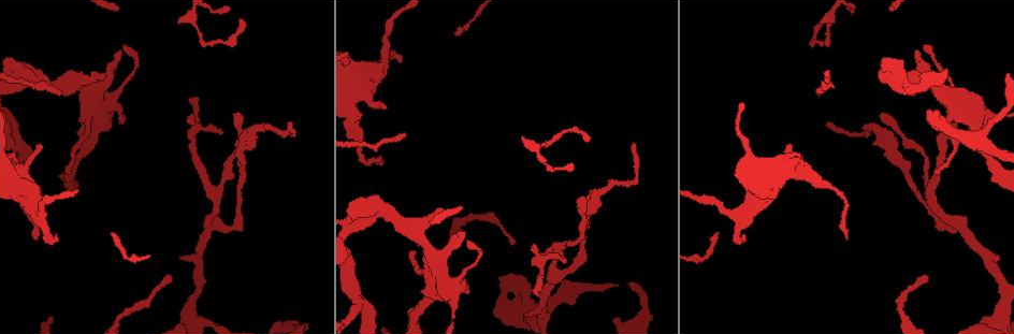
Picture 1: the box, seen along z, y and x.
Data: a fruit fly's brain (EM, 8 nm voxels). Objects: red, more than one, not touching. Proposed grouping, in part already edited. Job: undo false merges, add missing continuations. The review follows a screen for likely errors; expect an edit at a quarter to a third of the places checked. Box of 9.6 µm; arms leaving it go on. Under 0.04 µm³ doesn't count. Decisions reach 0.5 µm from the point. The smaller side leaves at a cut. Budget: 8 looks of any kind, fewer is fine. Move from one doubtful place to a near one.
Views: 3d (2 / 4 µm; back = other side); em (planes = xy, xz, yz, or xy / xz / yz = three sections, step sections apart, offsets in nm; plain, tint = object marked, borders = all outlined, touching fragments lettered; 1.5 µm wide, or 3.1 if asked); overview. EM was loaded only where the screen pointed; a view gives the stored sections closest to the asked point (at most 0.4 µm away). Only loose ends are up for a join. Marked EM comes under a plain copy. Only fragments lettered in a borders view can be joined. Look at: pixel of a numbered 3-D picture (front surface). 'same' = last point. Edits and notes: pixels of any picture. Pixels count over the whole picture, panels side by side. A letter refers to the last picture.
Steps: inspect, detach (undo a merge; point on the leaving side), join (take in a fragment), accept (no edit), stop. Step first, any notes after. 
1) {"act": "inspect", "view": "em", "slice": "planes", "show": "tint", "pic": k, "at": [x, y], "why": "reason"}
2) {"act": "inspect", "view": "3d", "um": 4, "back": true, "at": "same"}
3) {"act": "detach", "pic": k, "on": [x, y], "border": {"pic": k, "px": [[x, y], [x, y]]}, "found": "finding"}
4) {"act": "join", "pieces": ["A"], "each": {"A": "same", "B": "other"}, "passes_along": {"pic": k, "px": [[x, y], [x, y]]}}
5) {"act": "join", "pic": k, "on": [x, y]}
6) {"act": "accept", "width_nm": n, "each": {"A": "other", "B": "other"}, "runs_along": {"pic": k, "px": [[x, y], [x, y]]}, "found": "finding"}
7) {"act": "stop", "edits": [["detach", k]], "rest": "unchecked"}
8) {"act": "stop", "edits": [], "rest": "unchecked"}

{"act": "inspect", "view": "em", "slice": "planes", "show": "borders", "pic": 1, "at": [634, 144], "why": "long arm stops here"}

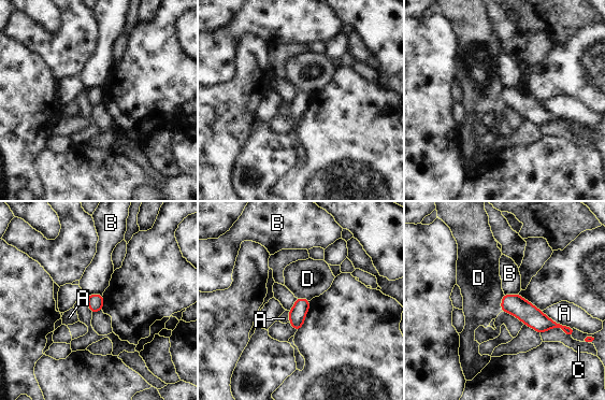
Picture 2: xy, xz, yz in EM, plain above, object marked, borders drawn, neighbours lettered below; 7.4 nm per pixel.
{"act": "accept", "each": {"A": "other", "B": "other", "C": "other", "D": "other"}, "runs_along": {"pic": 2, "px": [[504, 300], [543, 324], [566, 329]]}, "found": "none of them fits"}

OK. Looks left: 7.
{"act": "inspect", "view": "3d", "um": 4, "pic": 1, "at": [104, 75], "why": "free end"}

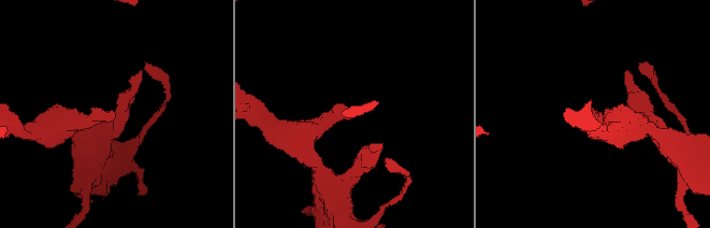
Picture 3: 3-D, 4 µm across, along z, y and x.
{"act": "inspect", "view": "em", "slice": "xy", "step": 4, "show": "borders", "pic": 3, "at": [597, 111], "why": "shape alone is not enough"}

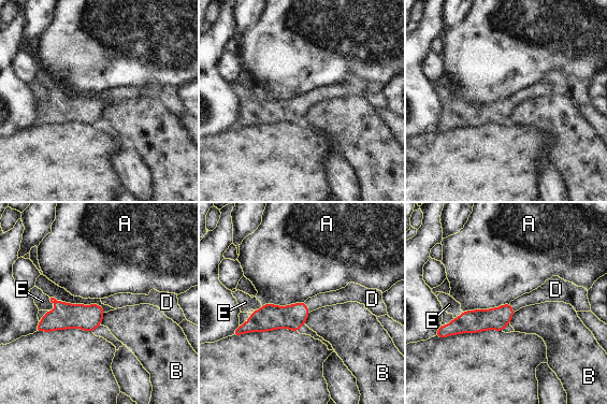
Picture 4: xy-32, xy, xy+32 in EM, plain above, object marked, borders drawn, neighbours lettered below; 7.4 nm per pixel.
{"act": "inspect", "view": "em", "slice": "planes", "show": "borders", "at": "same", "why": "another direction"}

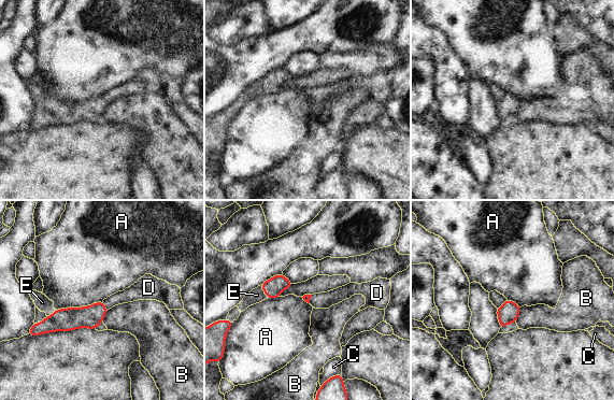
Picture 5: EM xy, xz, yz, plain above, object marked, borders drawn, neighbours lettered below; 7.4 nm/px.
{"act": "join", "pieces": ["D", "E"], "each": {"A": "other", "B": "other", "C": "other", "D": "same", "E": "same"}, "found": "the cell continues"}

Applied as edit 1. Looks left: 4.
{"act": "inspect", "view": "overview", "why": "redraw"}

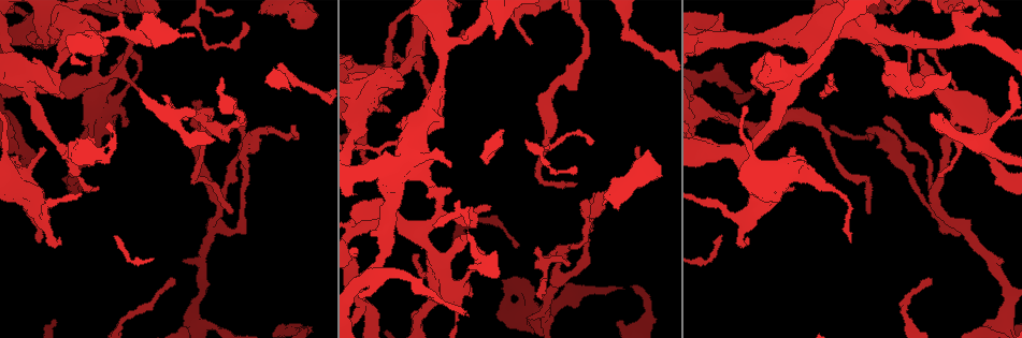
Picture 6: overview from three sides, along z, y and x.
{"act": "inspect", "view": "3d", "um": 2, "pic": 6, "at": [71, 177], "why": "thin end"}

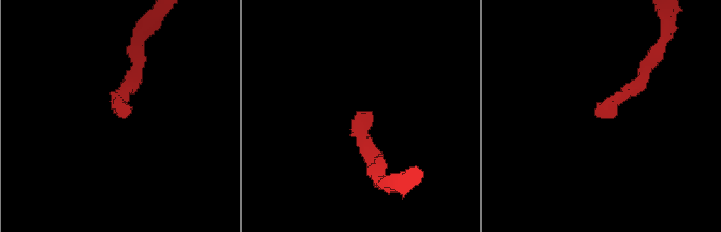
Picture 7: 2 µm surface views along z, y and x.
{"act": "inspect", "view": "em", "slice": "planes", "show": "tint", "pic": 7, "at": [371, 116]}

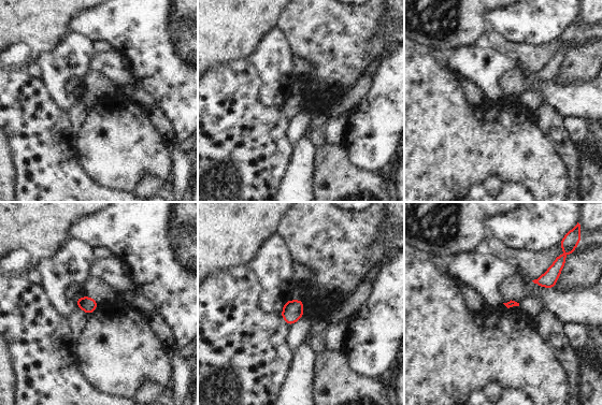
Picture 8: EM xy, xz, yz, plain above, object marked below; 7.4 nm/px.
{"act": "inspect", "view": "em", "slice": "planes", "show": "borders", "at": "same"}

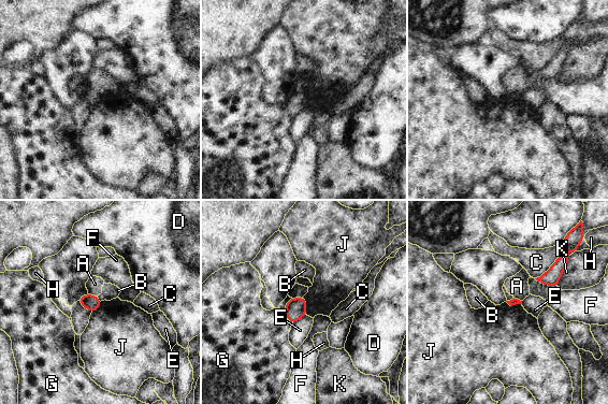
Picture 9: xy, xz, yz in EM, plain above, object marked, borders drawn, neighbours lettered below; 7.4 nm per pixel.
{"act": "accept", "each": {"A": "other", "B": "other", "C": "other", "D": "other", "E": "other", "F": "other", "G": "other", "H": "other", "J": "other", "K": "other"}, "border": {"pic": 9, "px": [[303, 297], [306, 303], [306, 314]]}, "found": "no lettered fragment goes on from it"}

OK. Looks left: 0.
{"act": "stop", "edits": [["join", 5]], "rest": "unchecked"}

